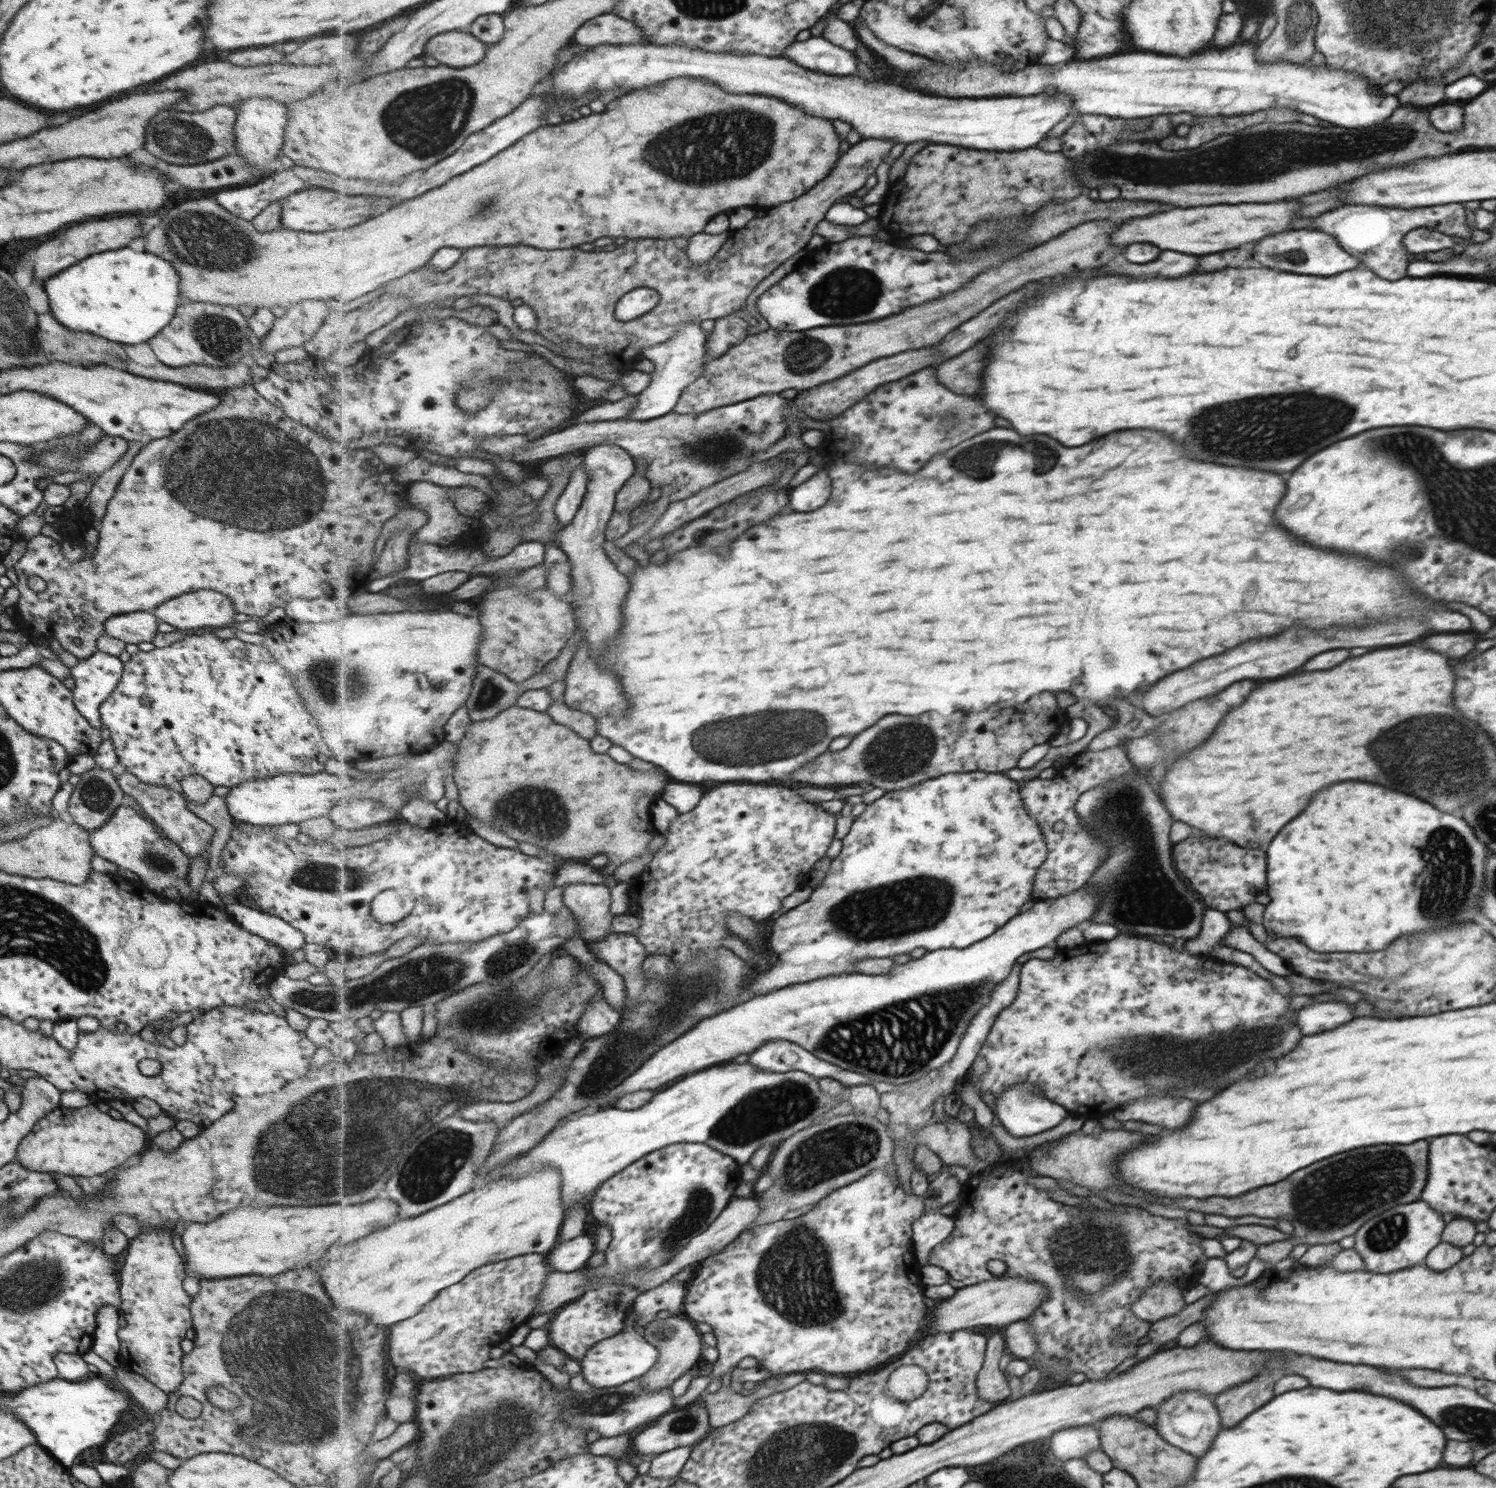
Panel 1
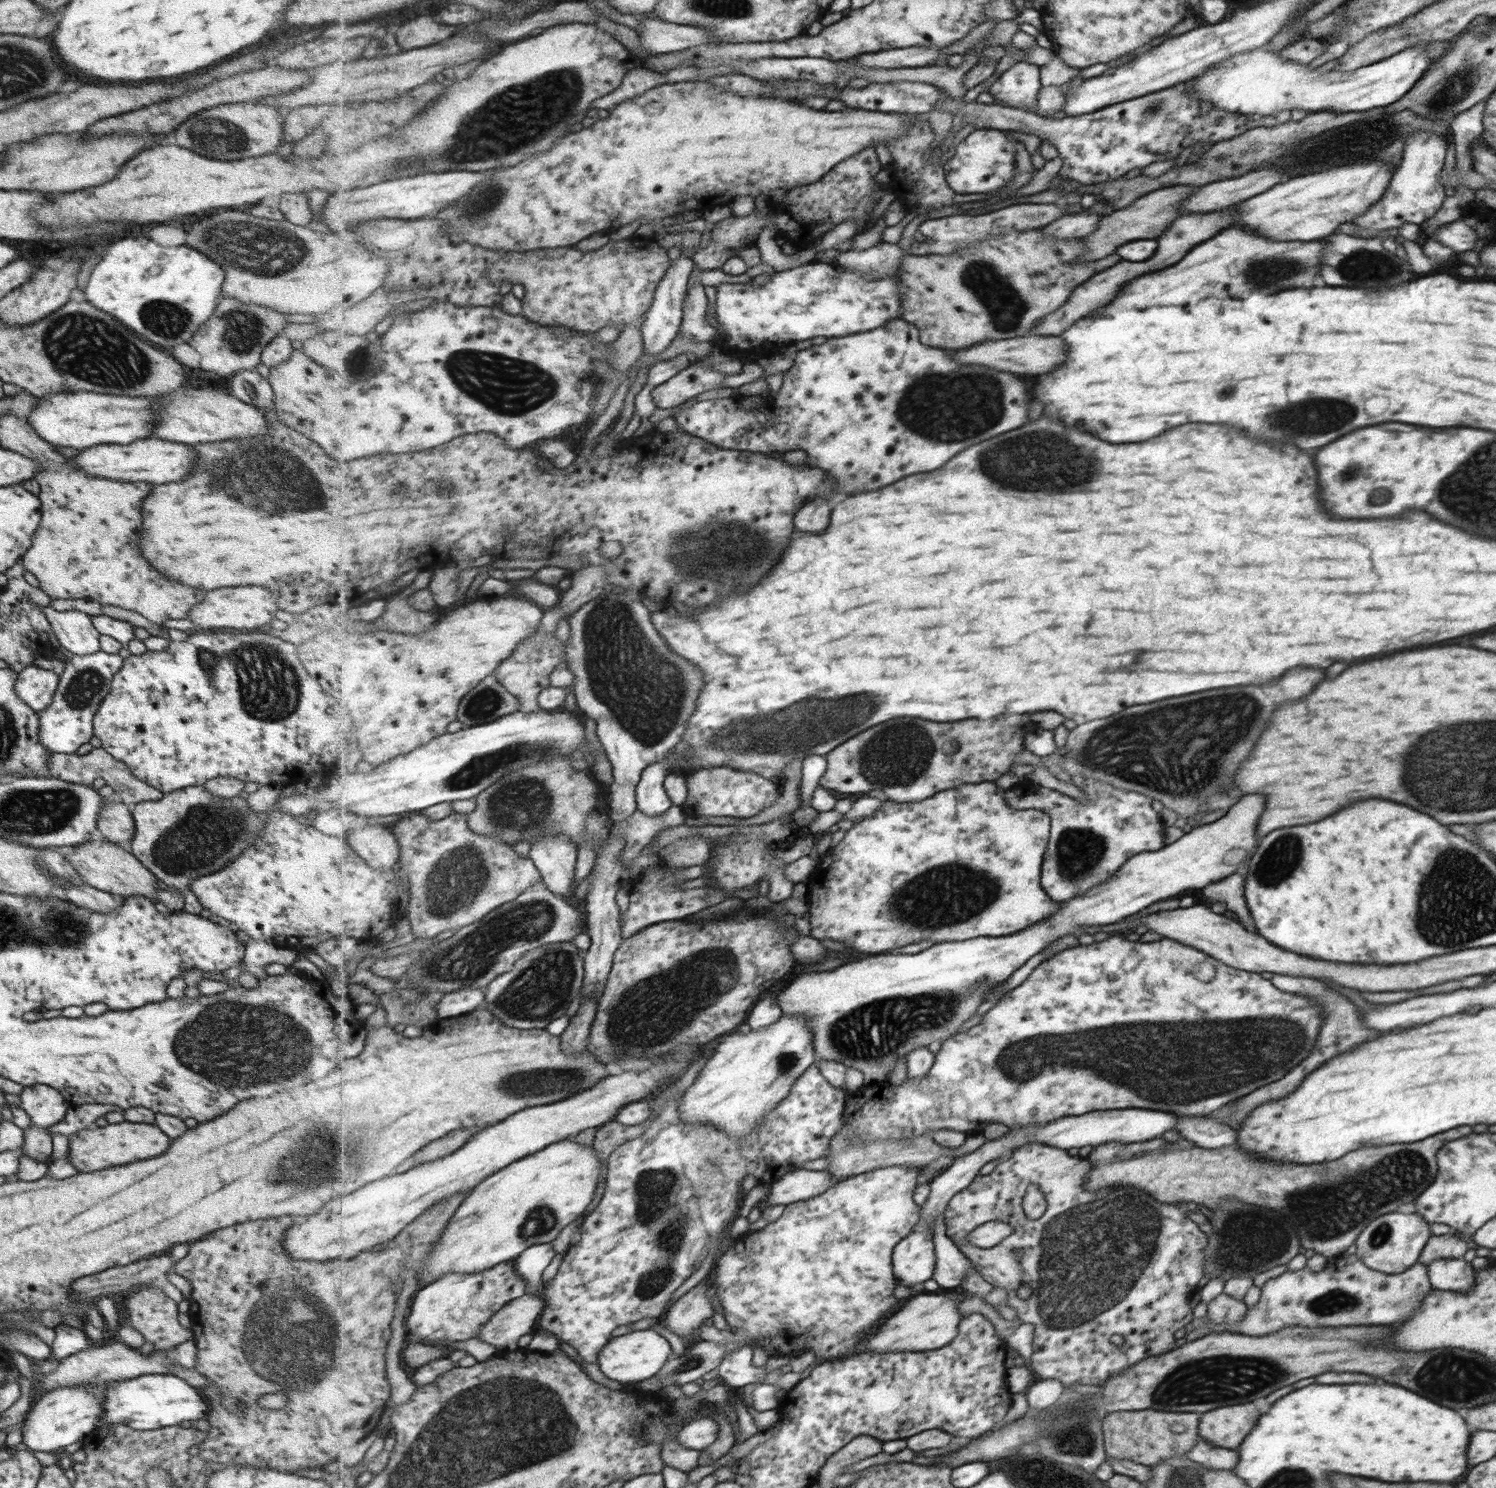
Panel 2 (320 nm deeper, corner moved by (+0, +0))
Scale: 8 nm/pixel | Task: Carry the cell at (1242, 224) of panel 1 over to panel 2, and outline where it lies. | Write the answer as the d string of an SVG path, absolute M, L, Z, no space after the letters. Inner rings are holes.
M1372 162L1330 168L1326 172L1292 178L1268 192L1242 202L1236 226L1250 226L1258 234L1272 240L1318 240L1332 234L1340 224L1362 216L1374 202L1378 202L1392 182L1397 165Z

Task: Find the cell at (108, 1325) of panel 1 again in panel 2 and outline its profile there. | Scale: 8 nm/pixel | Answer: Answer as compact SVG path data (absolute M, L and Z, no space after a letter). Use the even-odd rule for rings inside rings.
M145 1374L129 1380L114 1380L106 1383L106 1399L103 1402L105 1414L97 1428L111 1424L125 1424L139 1431L149 1431L162 1427L173 1427L188 1420L207 1418L209 1402L202 1398L200 1390L190 1387L179 1376L168 1374Z

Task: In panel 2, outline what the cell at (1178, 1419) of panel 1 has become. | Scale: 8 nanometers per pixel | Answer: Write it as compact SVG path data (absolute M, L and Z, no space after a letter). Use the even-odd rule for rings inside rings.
M1199 1437L1197 1443L1187 1452L1186 1457L1208 1469L1234 1470L1238 1464L1238 1450L1220 1448Z

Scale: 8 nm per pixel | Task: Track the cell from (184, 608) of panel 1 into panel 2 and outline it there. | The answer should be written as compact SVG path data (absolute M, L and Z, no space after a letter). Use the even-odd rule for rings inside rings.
M238 586L238 588L220 588L206 594L204 602L195 604L189 612L191 620L200 628L234 628L234 630L252 630L268 625L278 612L275 596L263 586Z

